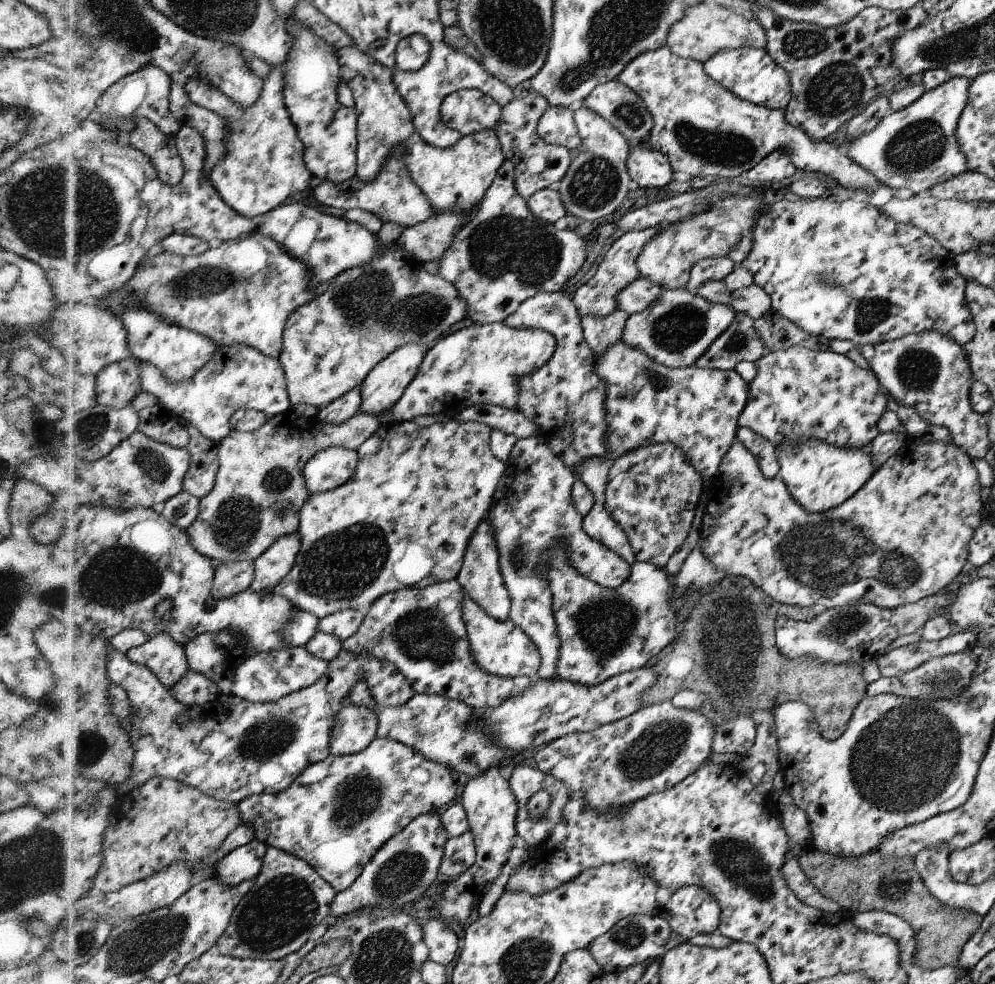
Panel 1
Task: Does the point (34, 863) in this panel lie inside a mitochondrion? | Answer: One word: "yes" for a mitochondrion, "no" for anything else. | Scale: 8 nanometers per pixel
yes

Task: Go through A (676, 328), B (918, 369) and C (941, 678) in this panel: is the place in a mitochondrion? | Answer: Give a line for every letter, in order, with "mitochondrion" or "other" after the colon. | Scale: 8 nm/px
A: mitochondrion
B: mitochondrion
C: mitochondrion

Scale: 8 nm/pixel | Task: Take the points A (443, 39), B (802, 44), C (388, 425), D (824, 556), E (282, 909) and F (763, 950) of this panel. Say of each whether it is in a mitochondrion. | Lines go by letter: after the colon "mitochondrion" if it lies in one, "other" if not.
A: other
B: mitochondrion
C: other
D: mitochondrion
E: mitochondrion
F: other

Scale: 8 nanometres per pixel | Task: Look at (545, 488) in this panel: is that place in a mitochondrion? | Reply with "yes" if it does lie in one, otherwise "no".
no

